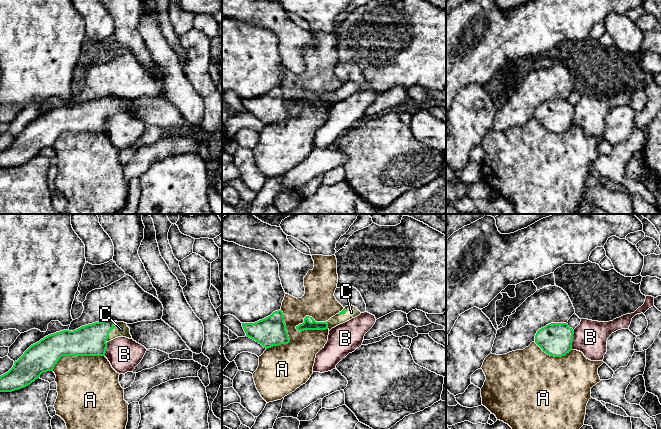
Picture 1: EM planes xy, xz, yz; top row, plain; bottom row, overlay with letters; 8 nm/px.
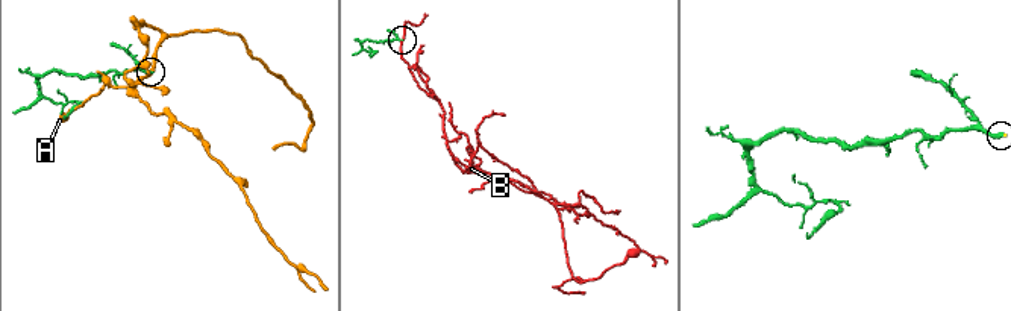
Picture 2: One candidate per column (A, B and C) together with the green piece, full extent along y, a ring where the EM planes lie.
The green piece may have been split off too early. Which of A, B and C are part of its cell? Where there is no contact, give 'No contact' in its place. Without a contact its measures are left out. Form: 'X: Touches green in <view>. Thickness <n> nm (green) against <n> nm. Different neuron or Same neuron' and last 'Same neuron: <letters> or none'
A: Touches green in xz. Thickness 80 nm (green) against 260 nm. Different neuron
B: Touches green in yz. Thickness 260 nm (green) against 280 nm. Different neuron
C: Touches green in xy. Thickness 260 nm (green) against 120 nm. Same neuron
Same neuron: C

